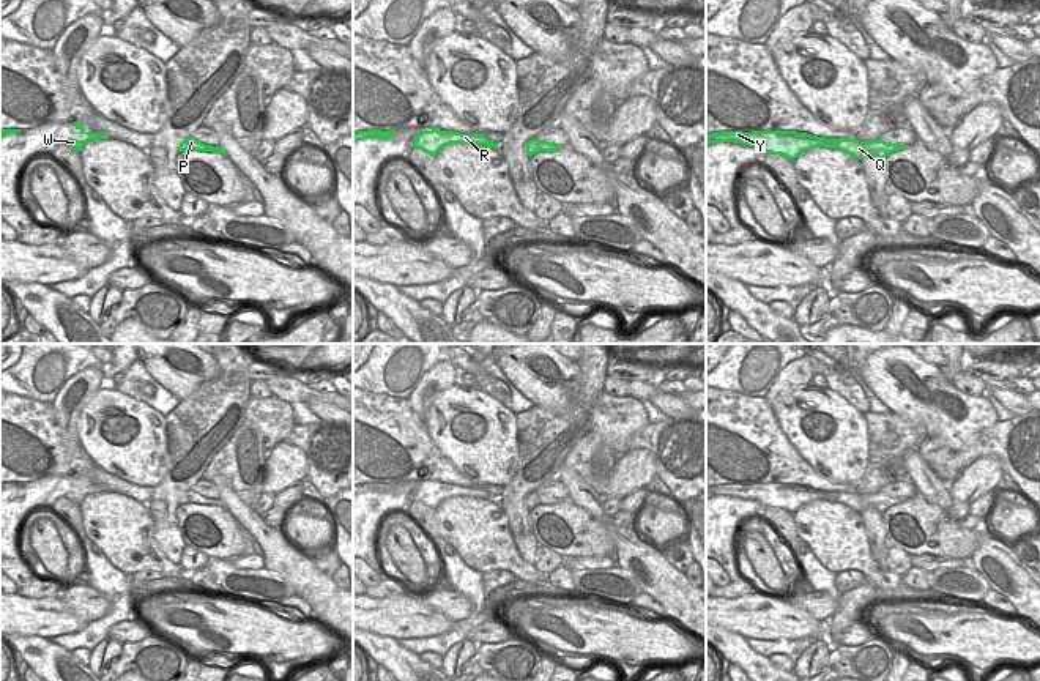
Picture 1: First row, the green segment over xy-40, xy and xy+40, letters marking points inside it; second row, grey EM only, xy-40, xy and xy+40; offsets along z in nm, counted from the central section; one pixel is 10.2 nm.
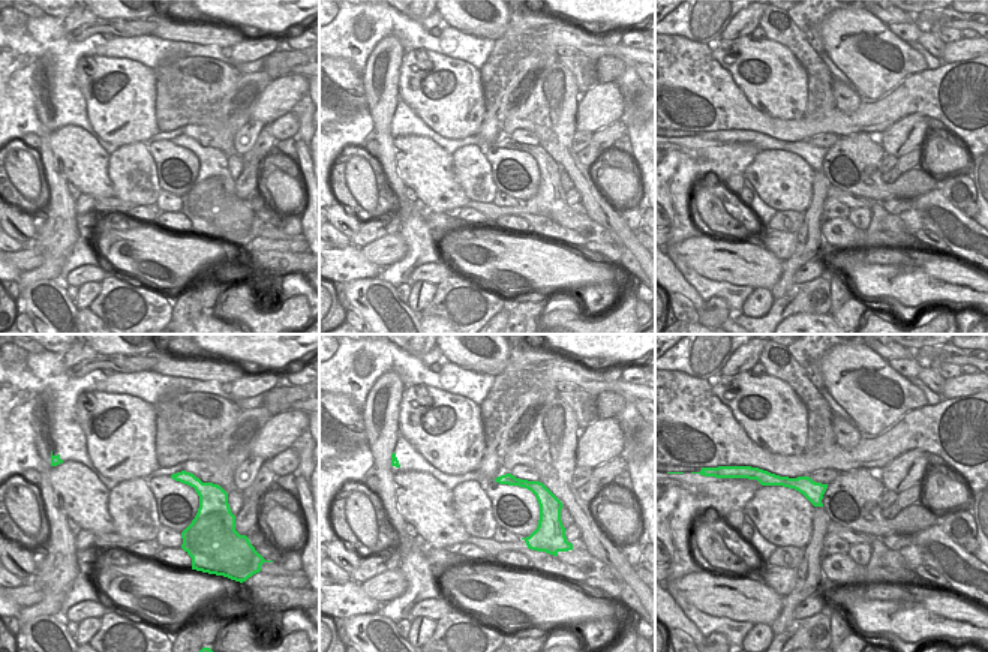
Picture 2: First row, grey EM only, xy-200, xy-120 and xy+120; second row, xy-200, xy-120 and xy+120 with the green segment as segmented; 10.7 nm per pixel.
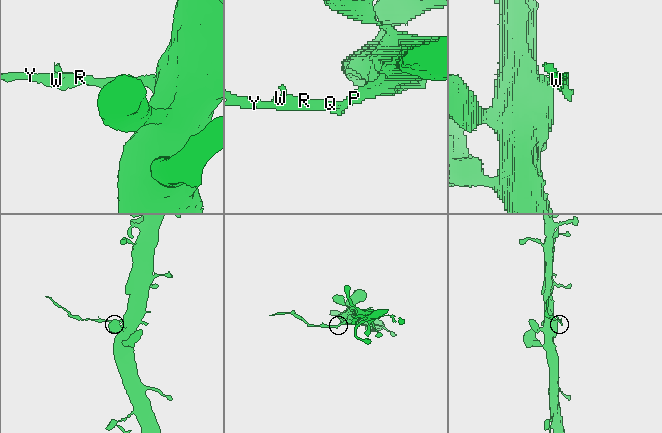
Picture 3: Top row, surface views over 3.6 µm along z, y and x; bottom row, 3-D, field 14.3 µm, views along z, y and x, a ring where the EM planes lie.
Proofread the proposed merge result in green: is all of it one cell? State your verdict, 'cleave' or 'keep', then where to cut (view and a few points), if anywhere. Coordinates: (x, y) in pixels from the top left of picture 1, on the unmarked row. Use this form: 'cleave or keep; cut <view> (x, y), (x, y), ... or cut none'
cleave; cut xy (533, 492), (541, 503)

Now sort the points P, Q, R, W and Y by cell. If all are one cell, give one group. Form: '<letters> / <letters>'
P / Q R W Y

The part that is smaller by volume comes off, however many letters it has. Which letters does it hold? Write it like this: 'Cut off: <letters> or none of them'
Cut off: Q, R, W, Y

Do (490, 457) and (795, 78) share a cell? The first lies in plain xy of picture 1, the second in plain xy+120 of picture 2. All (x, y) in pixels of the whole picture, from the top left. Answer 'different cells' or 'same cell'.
same cell

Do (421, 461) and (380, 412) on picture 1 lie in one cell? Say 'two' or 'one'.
one

